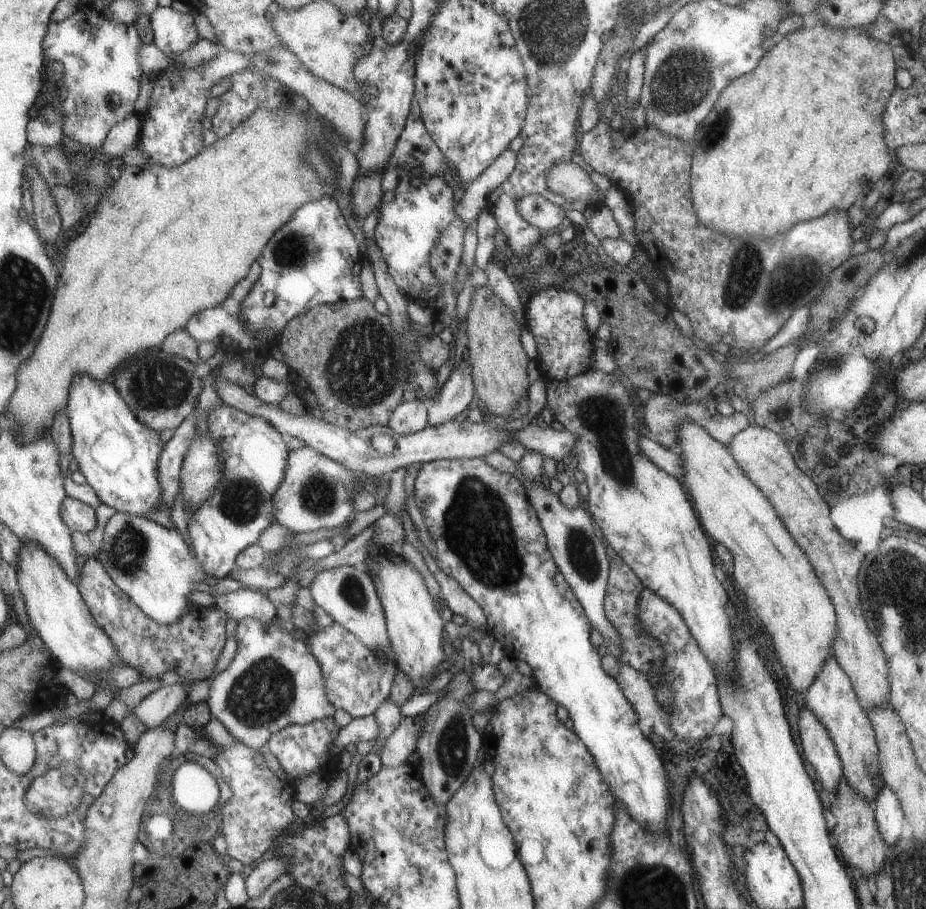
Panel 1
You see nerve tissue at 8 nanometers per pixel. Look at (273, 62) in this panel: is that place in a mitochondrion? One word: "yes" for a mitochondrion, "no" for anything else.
yes

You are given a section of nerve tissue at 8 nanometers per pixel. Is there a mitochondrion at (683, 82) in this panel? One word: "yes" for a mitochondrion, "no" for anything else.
yes

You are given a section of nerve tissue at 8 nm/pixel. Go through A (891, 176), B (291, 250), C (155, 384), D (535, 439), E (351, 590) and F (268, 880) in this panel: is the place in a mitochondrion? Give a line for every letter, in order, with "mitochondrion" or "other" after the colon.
A: other
B: mitochondrion
C: mitochondrion
D: other
E: mitochondrion
F: other

